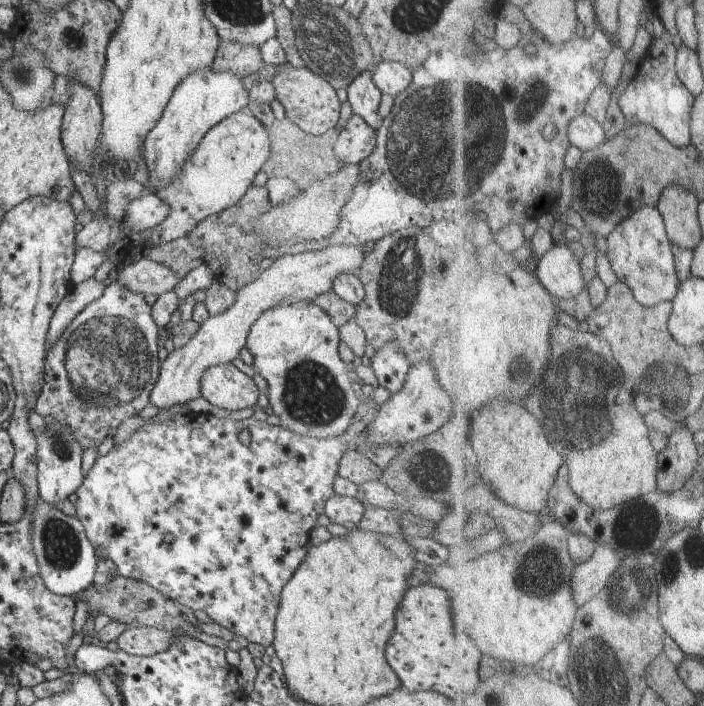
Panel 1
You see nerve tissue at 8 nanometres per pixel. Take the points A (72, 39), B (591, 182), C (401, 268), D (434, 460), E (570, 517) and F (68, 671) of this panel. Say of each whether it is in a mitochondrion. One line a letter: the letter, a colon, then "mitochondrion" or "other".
A: mitochondrion
B: mitochondrion
C: mitochondrion
D: other
E: other
F: other

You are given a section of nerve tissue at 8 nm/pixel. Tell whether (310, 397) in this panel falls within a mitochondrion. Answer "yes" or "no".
yes

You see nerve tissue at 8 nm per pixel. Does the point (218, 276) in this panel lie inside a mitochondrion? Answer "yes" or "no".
no

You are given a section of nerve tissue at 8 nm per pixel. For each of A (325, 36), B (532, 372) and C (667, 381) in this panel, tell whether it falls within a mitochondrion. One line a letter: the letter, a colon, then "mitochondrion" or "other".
A: mitochondrion
B: mitochondrion
C: mitochondrion

